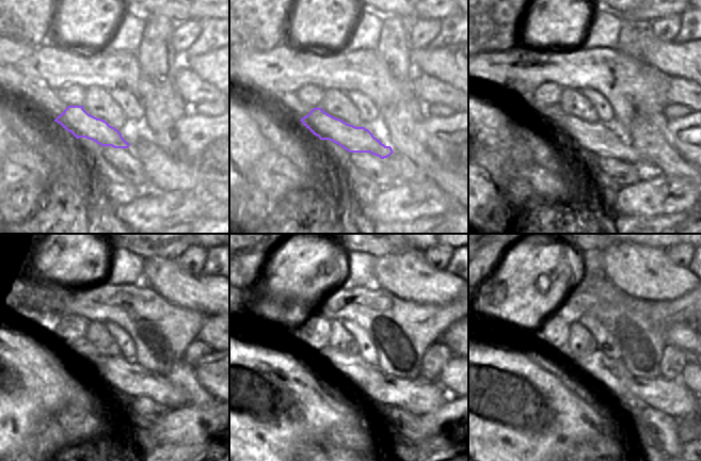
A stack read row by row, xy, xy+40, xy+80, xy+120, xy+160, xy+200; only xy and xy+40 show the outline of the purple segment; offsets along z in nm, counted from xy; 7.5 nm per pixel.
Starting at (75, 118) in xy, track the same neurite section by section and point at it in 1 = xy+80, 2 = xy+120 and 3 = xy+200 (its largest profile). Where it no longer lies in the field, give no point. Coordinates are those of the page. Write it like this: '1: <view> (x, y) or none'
1: xy+80 (601, 142)
2: xy+120 (125, 383)
3: xy+200 (672, 398)

